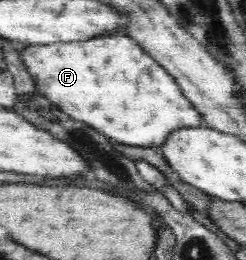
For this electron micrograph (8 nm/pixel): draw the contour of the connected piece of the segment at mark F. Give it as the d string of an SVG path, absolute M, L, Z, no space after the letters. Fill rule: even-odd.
M126 34L94 38L90 39L90 43L56 42L42 46L27 45L19 54L26 71L36 81L37 91L42 97L48 98L53 105L58 105L71 119L92 123L94 129L118 143L136 147L160 146L172 135L170 131L204 126L205 117L202 117L202 113L185 98L177 80Z

